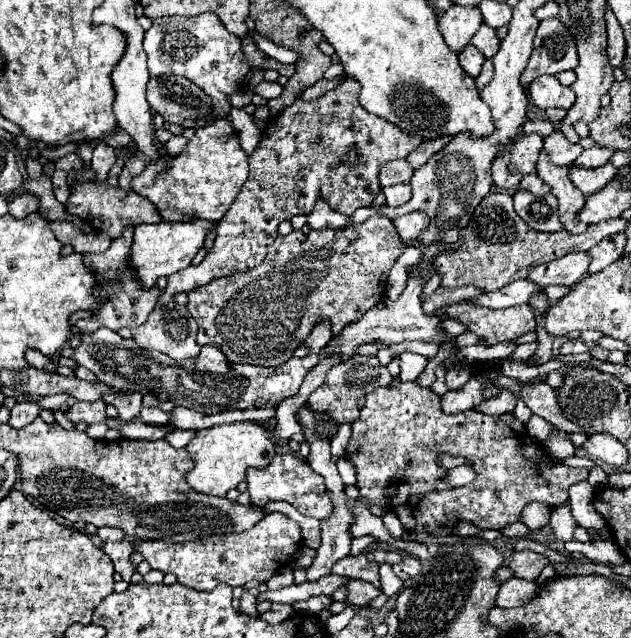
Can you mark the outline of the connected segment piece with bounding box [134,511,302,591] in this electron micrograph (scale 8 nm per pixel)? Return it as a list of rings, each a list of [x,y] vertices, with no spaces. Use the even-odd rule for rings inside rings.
[[[276,511],[260,521],[262,525],[254,525],[250,531],[208,535],[188,543],[142,541],[134,545],[134,551],[140,553],[152,569],[172,573],[178,577],[178,583],[196,591],[210,591],[216,583],[226,583],[230,587],[242,587],[248,581],[264,583],[272,577],[272,573],[292,563],[294,555],[302,549],[302,535],[298,523],[284,513]]]

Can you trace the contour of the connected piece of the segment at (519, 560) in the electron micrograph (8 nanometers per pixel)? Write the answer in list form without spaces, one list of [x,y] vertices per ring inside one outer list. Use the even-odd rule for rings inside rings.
[[[520,551],[520,553],[512,555],[512,559],[508,563],[508,569],[513,571],[518,578],[535,581],[546,563],[548,563],[548,559],[542,557],[542,555],[538,555],[538,553]],[[517,573],[518,575],[516,575]]]

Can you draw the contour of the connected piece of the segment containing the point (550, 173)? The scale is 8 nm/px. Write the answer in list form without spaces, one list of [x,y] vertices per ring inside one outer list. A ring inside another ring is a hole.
[[[544,151],[540,153],[538,175],[552,189],[552,195],[558,199],[558,211],[560,211],[560,221],[564,223],[564,229],[570,233],[584,233],[588,225],[578,221],[578,213],[582,211],[586,197],[570,181],[568,171],[570,171],[568,167],[552,165]]]

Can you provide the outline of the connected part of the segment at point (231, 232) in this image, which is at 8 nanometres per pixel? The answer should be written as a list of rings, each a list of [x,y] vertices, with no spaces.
[[[344,77],[336,89],[326,91],[318,101],[296,101],[278,119],[266,121],[262,139],[248,157],[250,175],[232,207],[218,221],[218,235],[212,249],[200,265],[190,265],[168,277],[168,285],[156,305],[172,301],[178,293],[190,293],[212,279],[258,267],[278,237],[278,223],[298,213],[308,215],[318,199],[342,215],[372,205],[372,199],[382,189],[378,181],[382,165],[394,159],[406,159],[422,141],[366,113],[358,103],[358,89],[360,83],[354,77]]]

